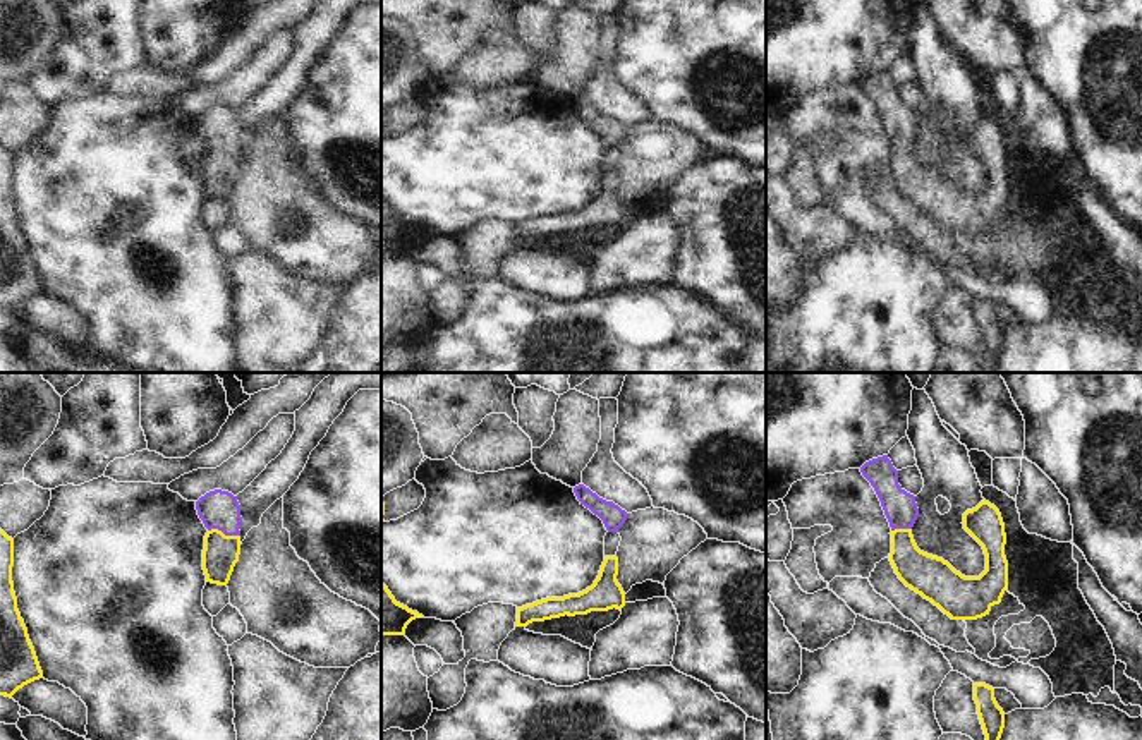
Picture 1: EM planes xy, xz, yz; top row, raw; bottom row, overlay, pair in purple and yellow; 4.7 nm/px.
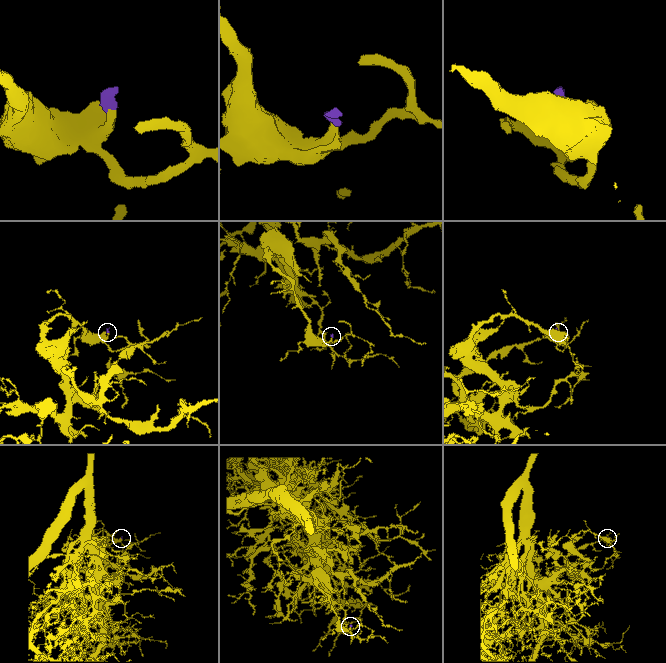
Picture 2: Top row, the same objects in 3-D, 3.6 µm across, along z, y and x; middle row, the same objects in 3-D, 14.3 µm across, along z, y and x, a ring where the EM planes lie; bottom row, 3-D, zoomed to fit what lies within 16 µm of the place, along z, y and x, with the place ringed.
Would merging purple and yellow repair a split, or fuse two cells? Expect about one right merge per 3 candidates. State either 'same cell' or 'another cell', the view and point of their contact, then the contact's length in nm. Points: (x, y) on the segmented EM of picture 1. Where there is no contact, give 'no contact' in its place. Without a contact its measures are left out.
same cell | xy (224, 533) | 150 nm

